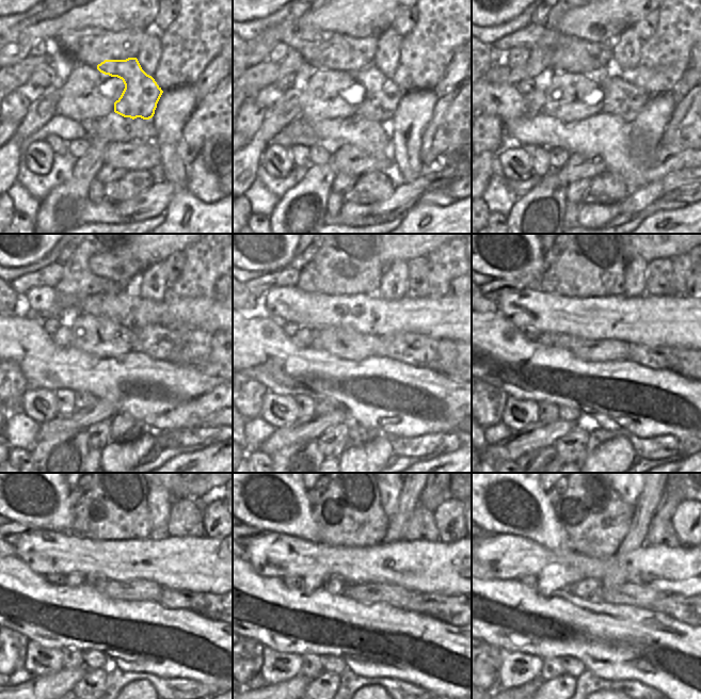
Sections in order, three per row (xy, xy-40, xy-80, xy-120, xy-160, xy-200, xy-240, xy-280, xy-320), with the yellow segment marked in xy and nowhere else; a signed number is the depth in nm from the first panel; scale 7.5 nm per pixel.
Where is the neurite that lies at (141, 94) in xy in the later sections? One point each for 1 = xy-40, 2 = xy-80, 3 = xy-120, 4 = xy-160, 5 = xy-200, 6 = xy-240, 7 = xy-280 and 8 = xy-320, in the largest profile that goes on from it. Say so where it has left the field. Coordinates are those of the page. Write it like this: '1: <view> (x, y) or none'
1: xy-40 (381, 96)
2: xy-80 (620, 97)
3: xy-120 (187, 347)
4: xy-160 (414, 349)
5: xy-200 (683, 361)
6: xy-240 (209, 605)
7: xy-280 (448, 608)
8: xy-320 (688, 609)

